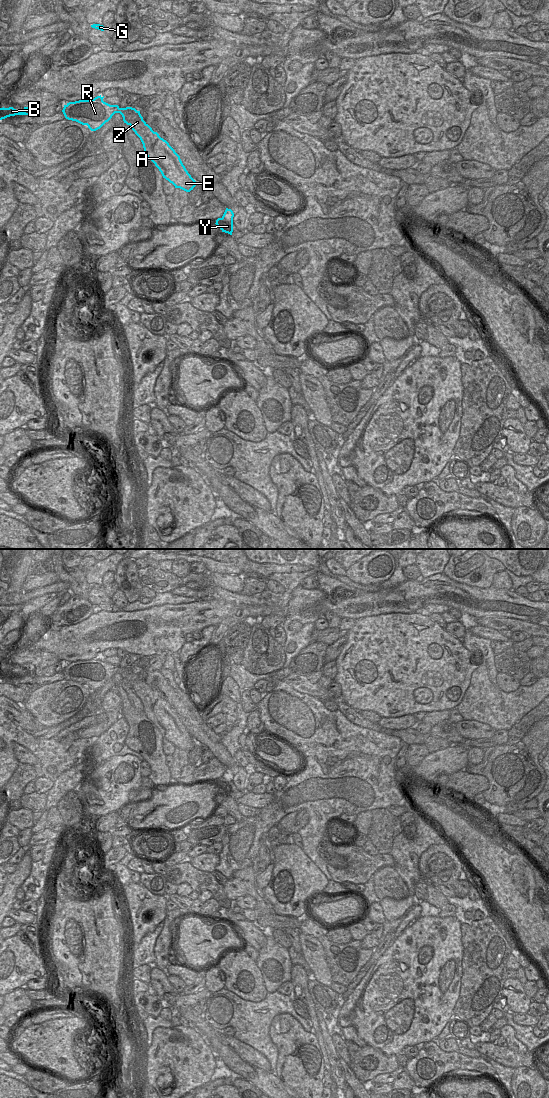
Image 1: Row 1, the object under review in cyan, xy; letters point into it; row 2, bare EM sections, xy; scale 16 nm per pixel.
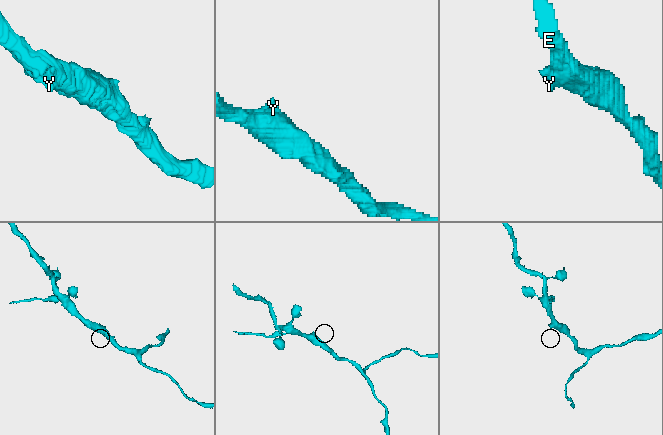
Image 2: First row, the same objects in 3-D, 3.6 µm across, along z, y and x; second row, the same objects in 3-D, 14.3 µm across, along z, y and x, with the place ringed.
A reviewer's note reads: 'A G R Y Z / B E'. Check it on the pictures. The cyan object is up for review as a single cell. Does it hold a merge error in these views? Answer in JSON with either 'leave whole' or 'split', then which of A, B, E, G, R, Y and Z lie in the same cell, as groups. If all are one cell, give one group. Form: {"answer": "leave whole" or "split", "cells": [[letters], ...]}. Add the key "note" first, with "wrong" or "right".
{"note": "wrong", "answer": "split", "cells": [["A", "E", "G", "Y", "Z"], ["B", "R"]]}

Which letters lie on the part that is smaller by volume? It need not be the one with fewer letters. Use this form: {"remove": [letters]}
{"remove": ["B", "R"]}

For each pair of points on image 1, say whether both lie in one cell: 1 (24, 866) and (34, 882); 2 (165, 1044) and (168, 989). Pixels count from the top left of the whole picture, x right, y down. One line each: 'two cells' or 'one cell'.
1: two cells
2: two cells

